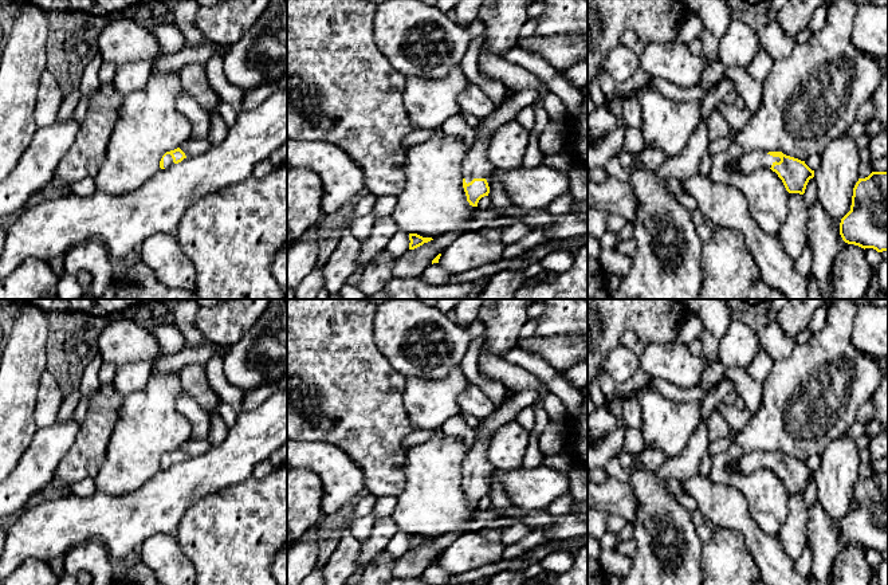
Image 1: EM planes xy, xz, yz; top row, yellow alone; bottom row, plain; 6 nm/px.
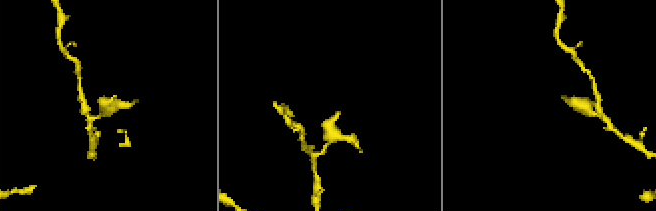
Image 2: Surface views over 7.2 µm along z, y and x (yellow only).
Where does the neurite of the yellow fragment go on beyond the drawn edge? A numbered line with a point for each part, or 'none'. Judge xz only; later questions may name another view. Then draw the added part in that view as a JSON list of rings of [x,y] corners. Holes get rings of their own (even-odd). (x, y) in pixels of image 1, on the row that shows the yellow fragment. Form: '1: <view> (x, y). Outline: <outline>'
1: xz (476, 165). Outline: [[[480,121],[475,140],[468,142],[465,161],[463,164],[463,176],[467,184],[474,178],[487,178],[494,169],[487,158],[491,137],[492,134],[487,129],[487,121]]]

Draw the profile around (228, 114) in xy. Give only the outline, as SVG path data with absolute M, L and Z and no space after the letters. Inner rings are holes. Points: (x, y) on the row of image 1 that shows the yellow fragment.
M219 101L215 110L229 129L236 123L239 113L231 105Z

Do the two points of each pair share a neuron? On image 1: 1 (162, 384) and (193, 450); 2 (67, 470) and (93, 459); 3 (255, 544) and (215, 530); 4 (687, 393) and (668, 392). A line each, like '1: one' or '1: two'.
1: two
2: one
3: one
4: one

